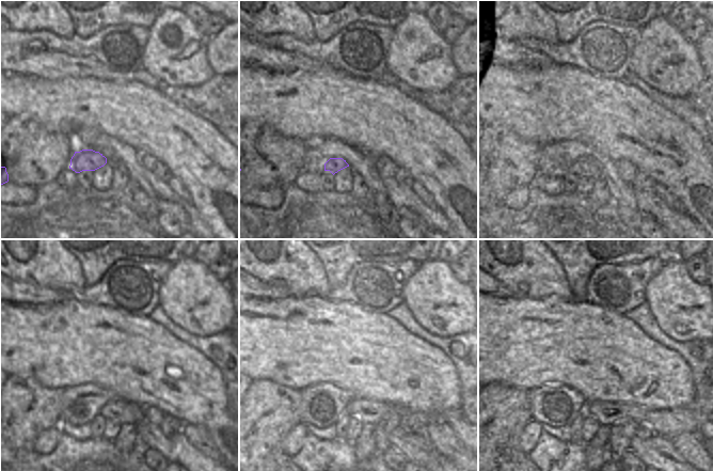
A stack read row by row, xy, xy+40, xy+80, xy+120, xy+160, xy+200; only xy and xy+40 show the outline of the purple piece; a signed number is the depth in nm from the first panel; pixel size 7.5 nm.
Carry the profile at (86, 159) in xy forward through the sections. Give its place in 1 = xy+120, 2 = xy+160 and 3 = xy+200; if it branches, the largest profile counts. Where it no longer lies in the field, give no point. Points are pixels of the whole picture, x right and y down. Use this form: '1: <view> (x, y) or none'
1: xy+120 (124, 411)
2: xy+160 (368, 412)
3: xy+200 (671, 423)

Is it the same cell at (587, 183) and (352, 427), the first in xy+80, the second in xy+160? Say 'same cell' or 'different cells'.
same cell

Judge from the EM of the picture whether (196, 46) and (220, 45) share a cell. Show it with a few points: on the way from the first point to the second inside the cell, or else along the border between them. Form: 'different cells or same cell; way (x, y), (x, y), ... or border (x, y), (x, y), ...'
different cells; border (206, 38), (206, 60), (212, 71)

